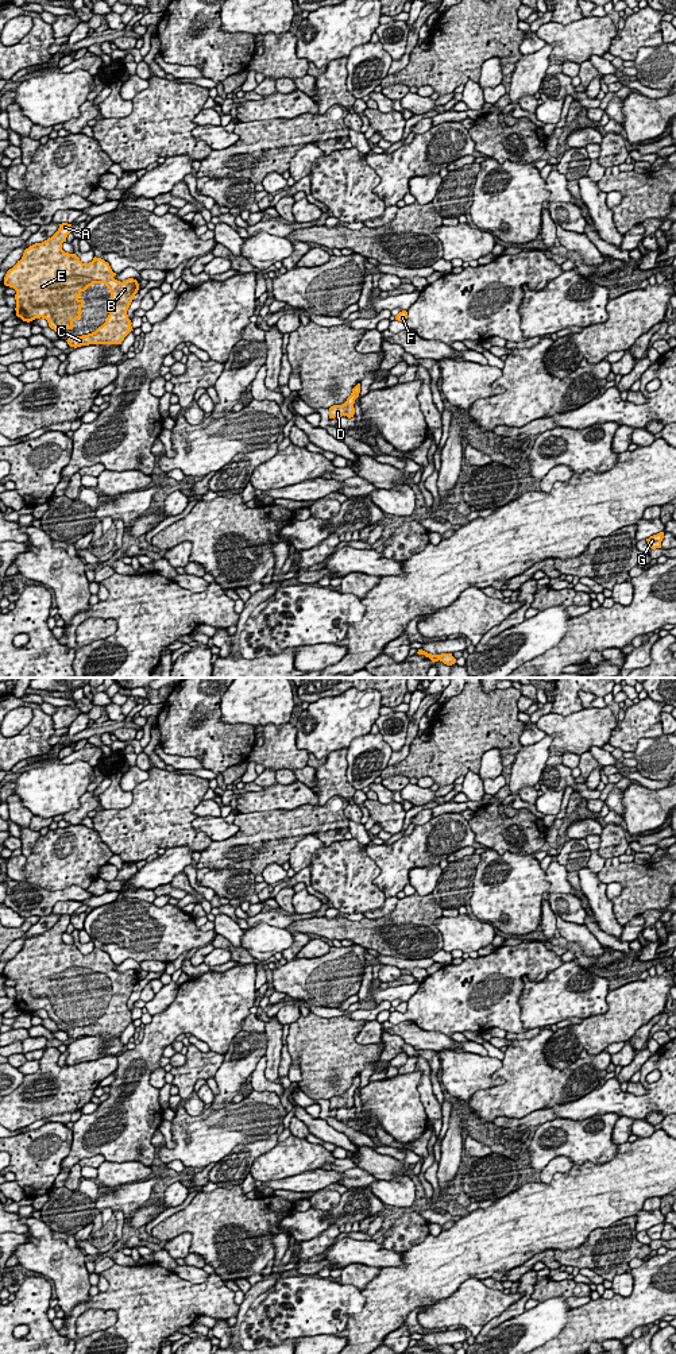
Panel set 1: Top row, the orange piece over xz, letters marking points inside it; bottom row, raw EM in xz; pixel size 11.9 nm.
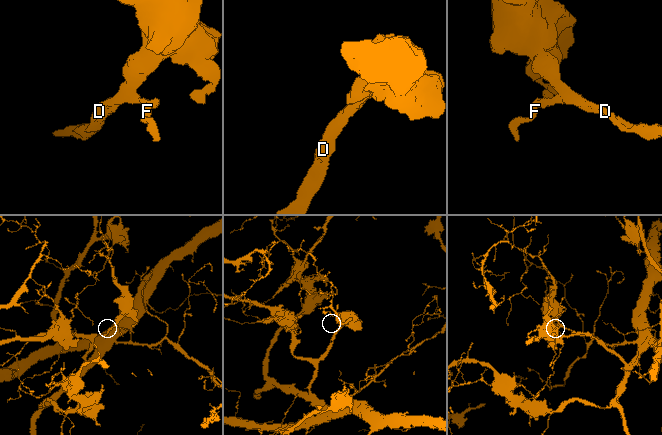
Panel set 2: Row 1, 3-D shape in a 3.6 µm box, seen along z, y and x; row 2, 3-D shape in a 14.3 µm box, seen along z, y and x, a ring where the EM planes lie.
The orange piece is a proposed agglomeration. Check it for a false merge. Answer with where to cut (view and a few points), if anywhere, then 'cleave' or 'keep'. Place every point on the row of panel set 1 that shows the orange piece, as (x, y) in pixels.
cut none; keep

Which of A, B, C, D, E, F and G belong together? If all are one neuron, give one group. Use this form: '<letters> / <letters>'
A B C D E F G

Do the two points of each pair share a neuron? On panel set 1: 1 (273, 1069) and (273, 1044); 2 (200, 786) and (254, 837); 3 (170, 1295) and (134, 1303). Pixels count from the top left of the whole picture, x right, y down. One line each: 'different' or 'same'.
1: same
2: different
3: same

